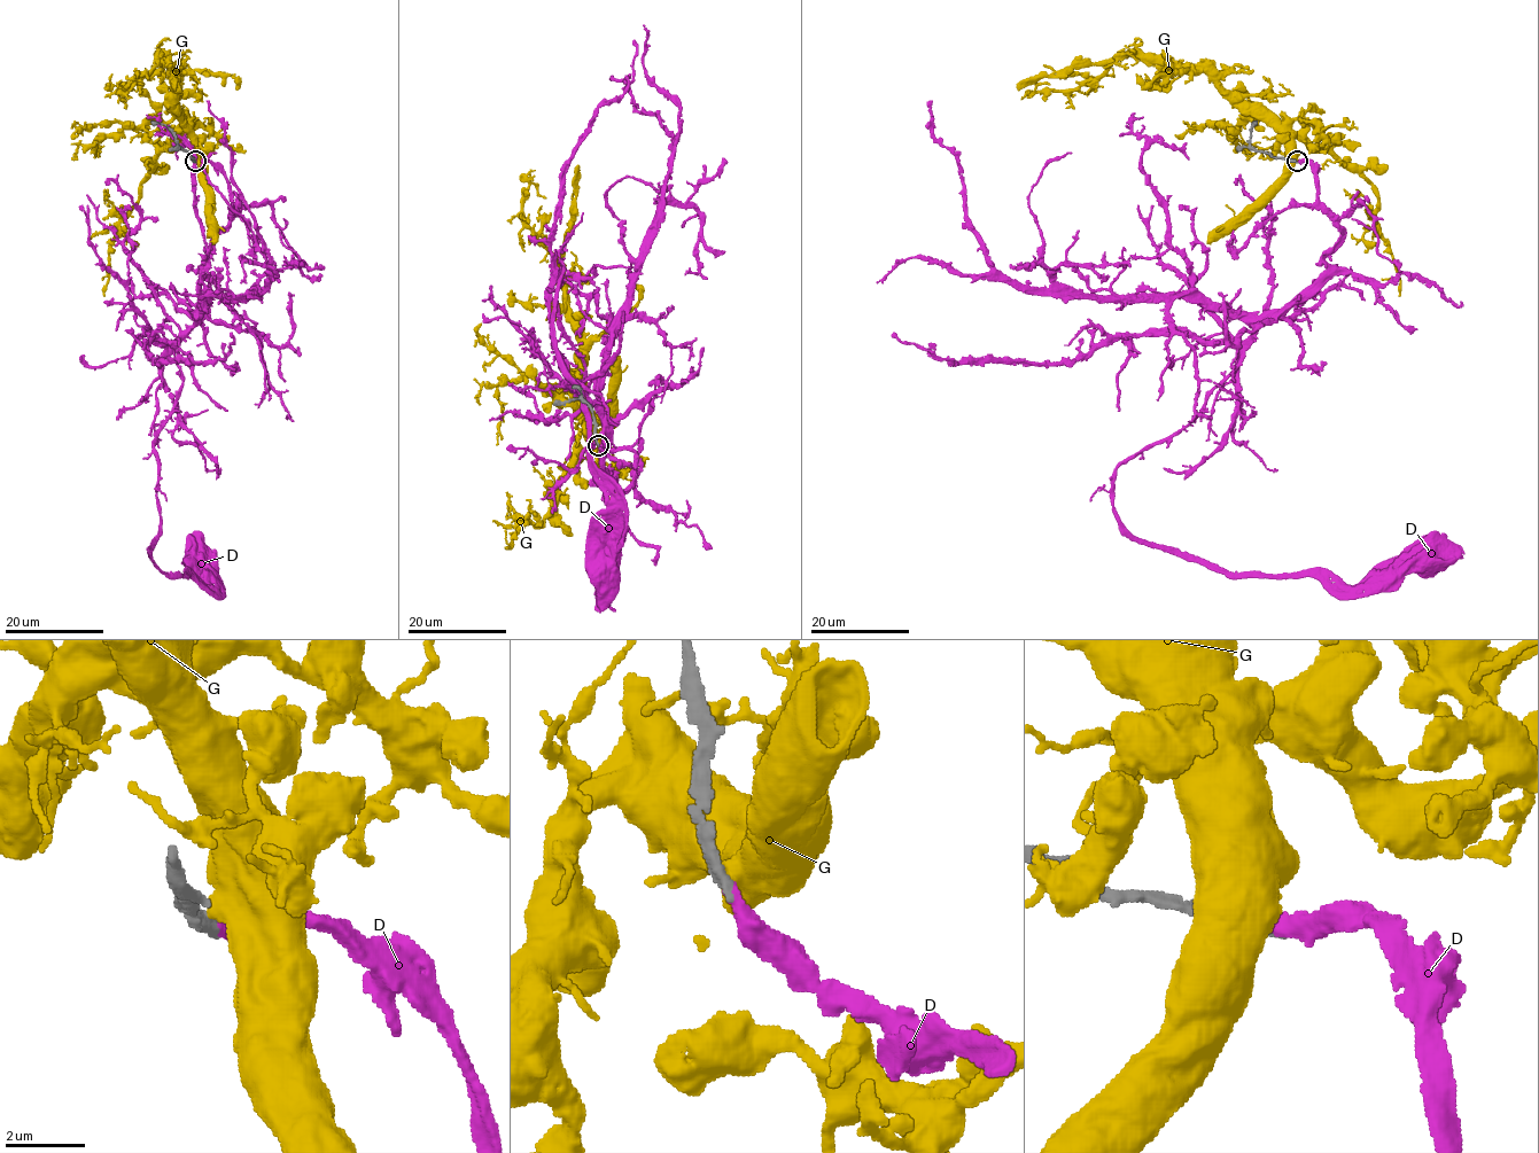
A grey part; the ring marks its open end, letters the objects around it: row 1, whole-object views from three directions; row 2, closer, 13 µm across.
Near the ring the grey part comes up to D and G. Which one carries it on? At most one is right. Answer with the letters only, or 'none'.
D

